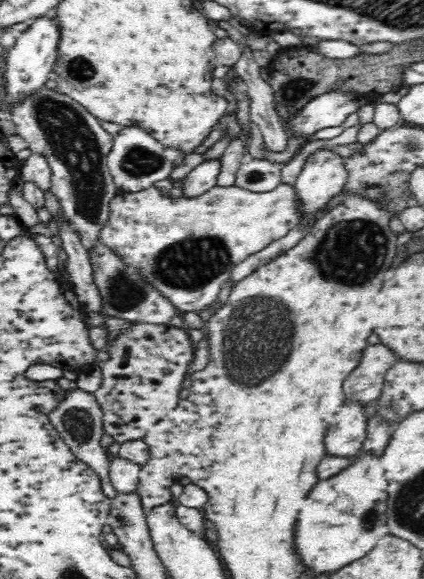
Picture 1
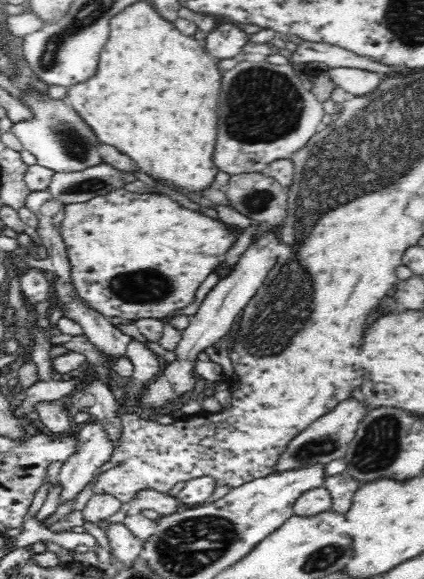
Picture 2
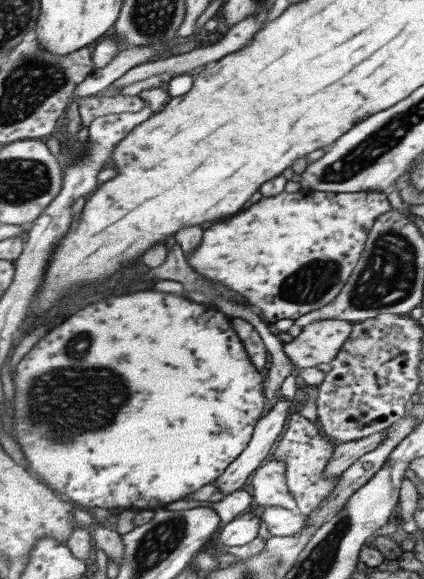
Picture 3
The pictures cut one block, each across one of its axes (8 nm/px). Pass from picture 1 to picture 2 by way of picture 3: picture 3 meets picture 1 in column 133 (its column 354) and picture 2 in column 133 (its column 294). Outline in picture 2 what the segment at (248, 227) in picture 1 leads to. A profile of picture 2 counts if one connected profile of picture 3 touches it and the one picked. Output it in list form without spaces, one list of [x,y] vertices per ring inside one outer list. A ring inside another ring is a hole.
[[[117,188],[108,194],[96,196],[88,202],[80,202],[65,205],[65,217],[62,221],[62,238],[70,263],[69,282],[73,286],[73,296],[83,300],[90,308],[103,314],[105,317],[120,316],[123,319],[136,321],[146,318],[161,319],[167,321],[170,314],[186,308],[194,302],[196,290],[205,278],[213,272],[213,268],[225,261],[227,251],[238,240],[238,236],[223,221],[214,218],[200,216],[196,212],[186,210],[186,207],[178,206],[174,200],[170,200],[165,194],[134,193],[124,188]]]

